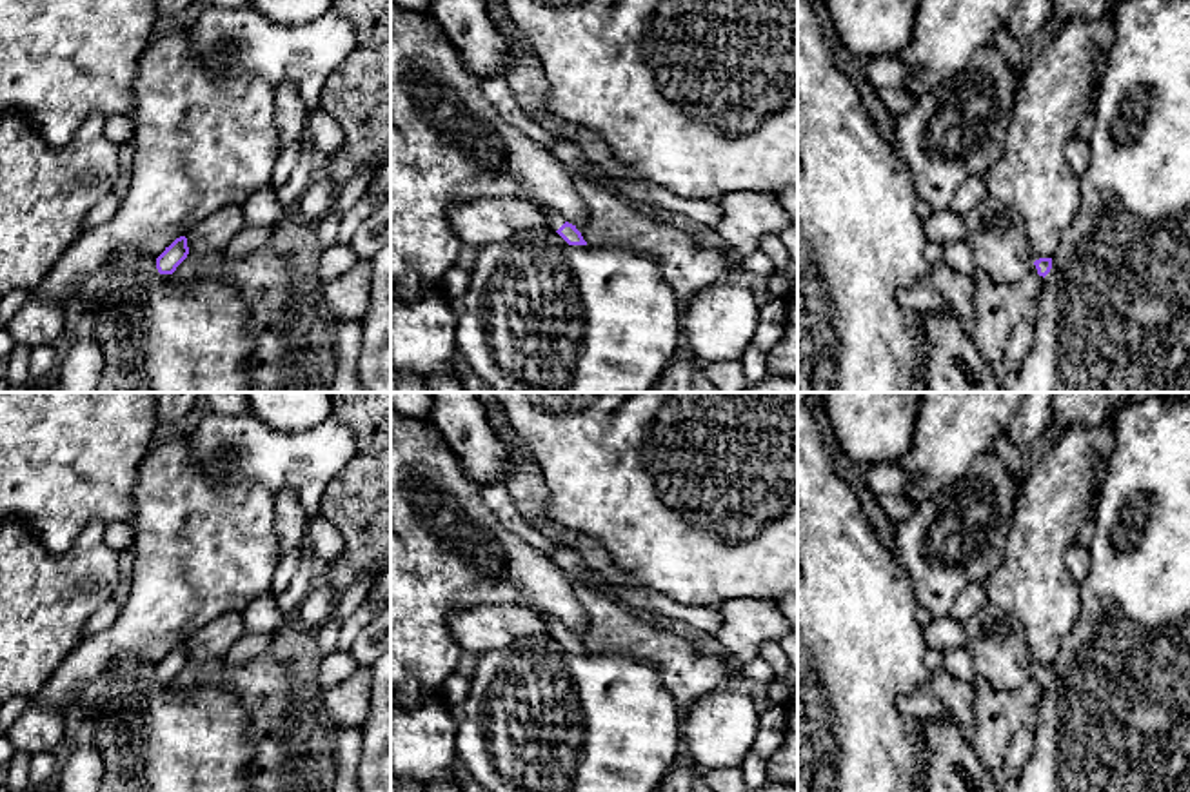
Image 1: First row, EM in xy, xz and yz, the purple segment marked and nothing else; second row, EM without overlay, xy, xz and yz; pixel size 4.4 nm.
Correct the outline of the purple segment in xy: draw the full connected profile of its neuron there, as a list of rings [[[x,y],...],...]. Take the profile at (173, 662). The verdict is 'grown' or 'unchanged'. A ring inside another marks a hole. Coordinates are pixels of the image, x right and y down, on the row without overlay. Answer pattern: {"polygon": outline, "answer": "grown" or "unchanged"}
{"polygon": [[[176,645],[165,658],[156,665],[156,676],[160,681],[173,681],[176,674],[187,665],[189,654],[187,645]]], "answer": "unchanged"}

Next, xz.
{"polygon": [[[529,607],[532,609],[536,614],[540,614],[545,623],[550,629],[550,634],[569,650],[569,652],[587,652],[587,648],[583,647],[581,639],[576,636],[576,632],[565,629],[554,616],[536,609],[536,607]]], "answer": "grown"}

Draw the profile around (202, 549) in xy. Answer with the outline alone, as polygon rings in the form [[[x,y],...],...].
[[[187,440],[151,449],[140,461],[134,480],[134,570],[122,612],[107,630],[84,636],[73,654],[58,665],[29,703],[56,712],[80,707],[85,685],[102,676],[111,665],[127,659],[158,665],[176,645],[214,618],[227,612],[243,612],[253,599],[269,594],[280,559],[280,541],[274,532],[274,496],[256,481],[242,480],[236,485],[211,481],[194,463]]]

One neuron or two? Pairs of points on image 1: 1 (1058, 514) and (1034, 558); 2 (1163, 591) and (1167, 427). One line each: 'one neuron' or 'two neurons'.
1: one neuron
2: one neuron

